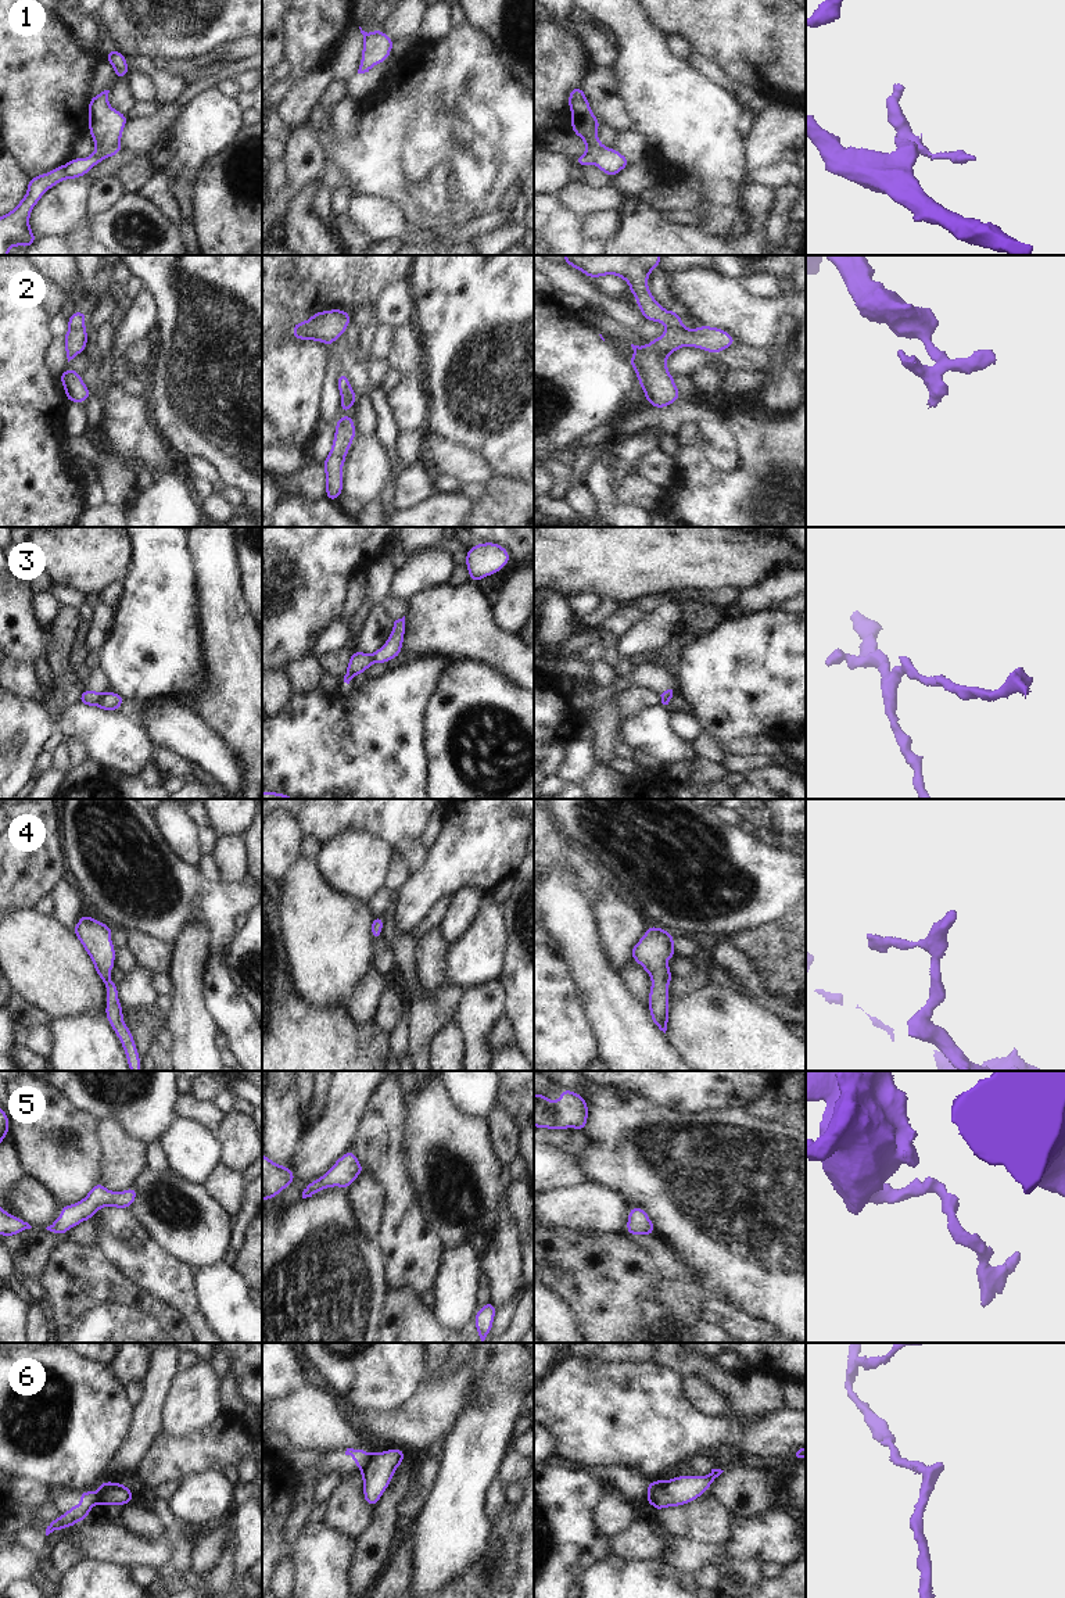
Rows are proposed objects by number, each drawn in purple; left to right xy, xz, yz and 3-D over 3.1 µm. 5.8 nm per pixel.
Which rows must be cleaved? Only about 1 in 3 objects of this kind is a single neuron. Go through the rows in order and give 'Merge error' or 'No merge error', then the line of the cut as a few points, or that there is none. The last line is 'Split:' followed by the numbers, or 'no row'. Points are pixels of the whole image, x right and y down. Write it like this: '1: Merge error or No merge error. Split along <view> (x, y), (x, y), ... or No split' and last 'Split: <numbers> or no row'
1: Merge error. Split along xy (93, 153), (101, 160)
2: Merge error. Split along xy (83, 326), (70, 330)
3: Merge error. Split along xy (104, 692), (96, 705)
4: No merge error. No split
5: No merge error. No split
6: Merge error. Split along xz (369, 1454), (369, 1459), (361, 1471)
Split: 1, 2, 3, 6.

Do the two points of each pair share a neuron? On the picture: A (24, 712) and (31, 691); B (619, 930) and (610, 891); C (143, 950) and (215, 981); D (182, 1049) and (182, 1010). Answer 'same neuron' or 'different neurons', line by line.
A: different neurons
B: same neuron
C: different neurons
D: same neuron

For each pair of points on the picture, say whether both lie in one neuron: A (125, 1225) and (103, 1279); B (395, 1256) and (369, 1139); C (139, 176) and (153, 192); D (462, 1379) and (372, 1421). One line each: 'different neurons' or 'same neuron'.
A: different neurons
B: same neuron
C: different neurons
D: same neuron

